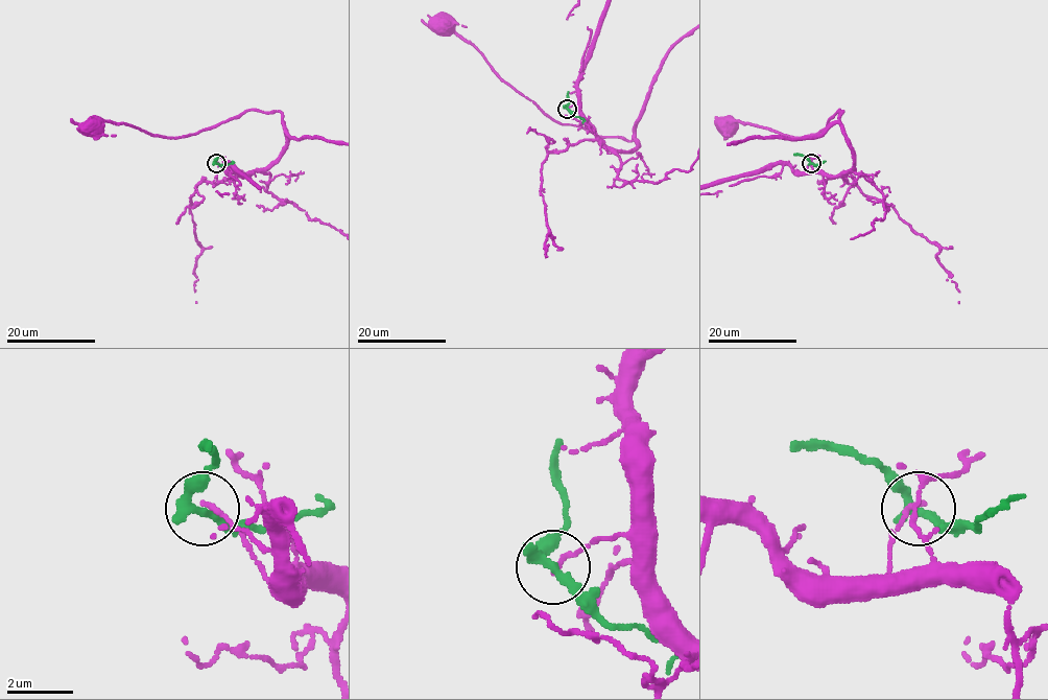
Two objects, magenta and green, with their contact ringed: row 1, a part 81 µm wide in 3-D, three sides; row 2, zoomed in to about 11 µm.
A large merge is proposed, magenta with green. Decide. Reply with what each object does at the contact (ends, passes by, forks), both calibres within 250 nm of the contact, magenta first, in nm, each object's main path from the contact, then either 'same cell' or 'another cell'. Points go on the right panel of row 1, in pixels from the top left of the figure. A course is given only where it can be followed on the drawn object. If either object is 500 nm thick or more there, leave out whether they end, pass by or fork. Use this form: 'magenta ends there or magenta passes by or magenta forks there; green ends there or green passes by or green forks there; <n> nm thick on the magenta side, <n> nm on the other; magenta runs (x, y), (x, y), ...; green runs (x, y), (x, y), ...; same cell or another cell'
magenta ends there; green passes by; 130 nm thick on the magenta side, 280 nm on the other; magenta runs (811, 162), (806, 171), (842, 174), (852, 168), (842, 112), (813, 135), (729, 126); green runs (811, 163), (818, 165), (825, 161); another cell

